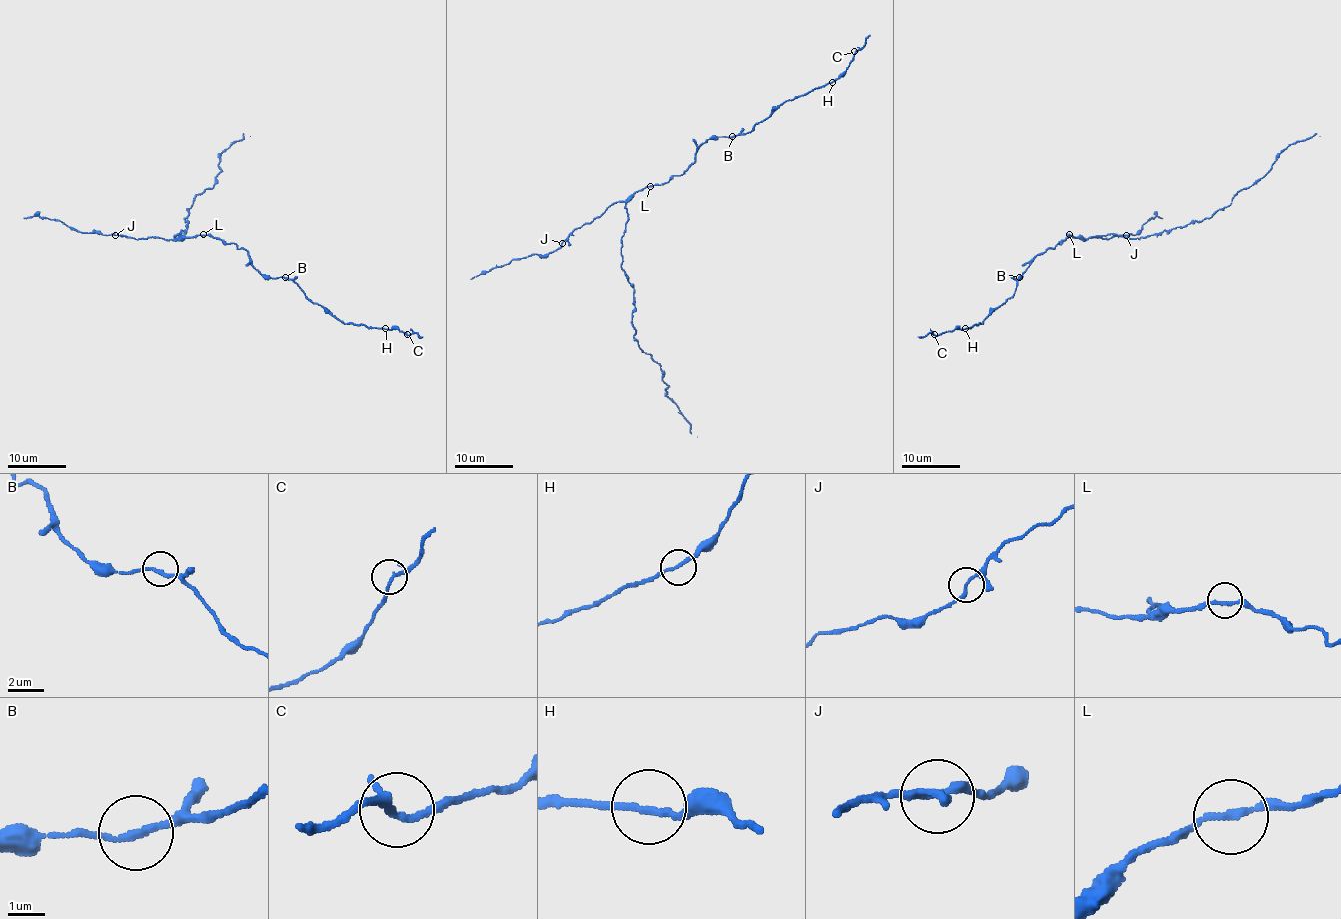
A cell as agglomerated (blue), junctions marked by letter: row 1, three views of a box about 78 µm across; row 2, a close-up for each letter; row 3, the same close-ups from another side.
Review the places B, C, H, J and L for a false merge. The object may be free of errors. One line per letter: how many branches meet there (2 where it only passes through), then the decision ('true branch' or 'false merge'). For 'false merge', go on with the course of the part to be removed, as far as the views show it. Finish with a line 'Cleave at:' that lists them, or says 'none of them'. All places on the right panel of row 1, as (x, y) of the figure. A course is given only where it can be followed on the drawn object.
B: 2 branches meet; true branch
C: 2 branches meet; true branch
H: 2 branches meet; true branch
J: 2 branches meet; true branch
L: 2 branches meet; true branch
Cleave at: none of them

